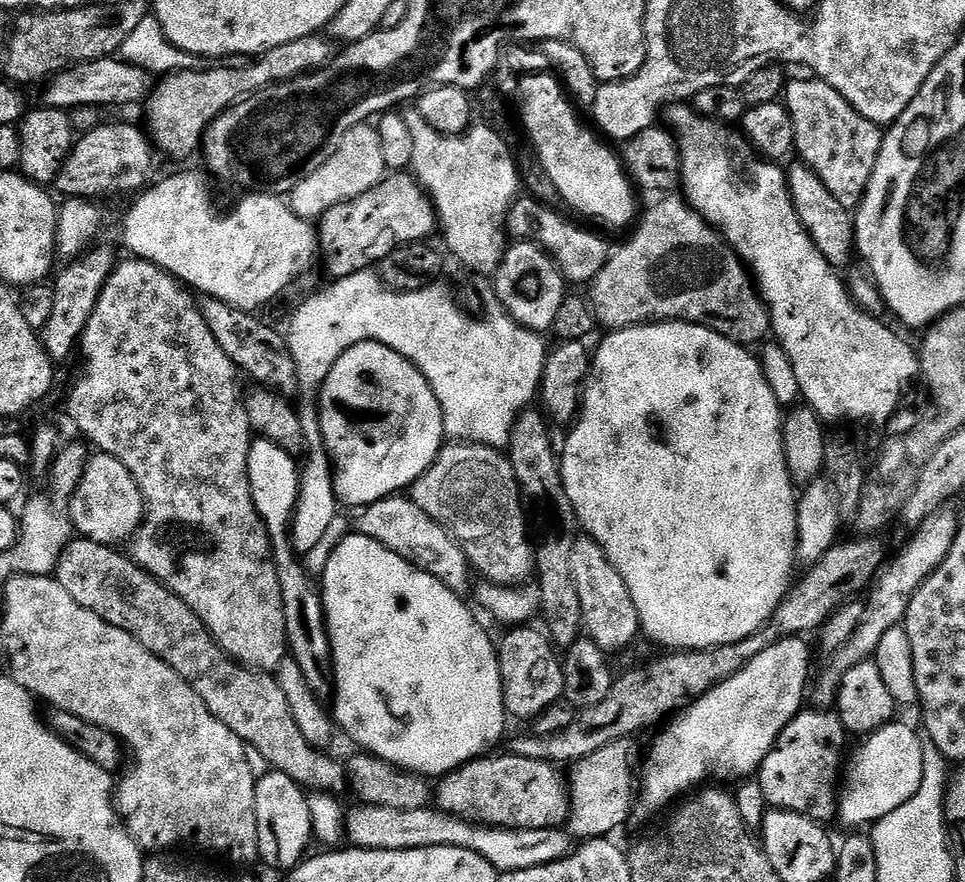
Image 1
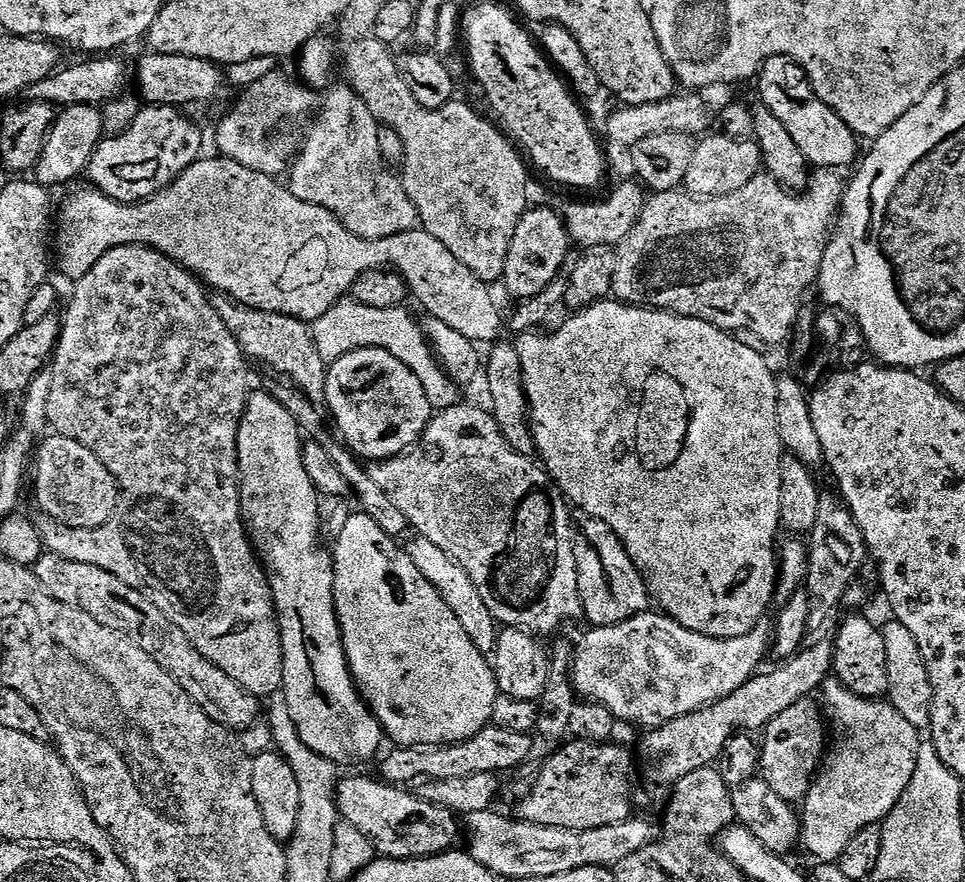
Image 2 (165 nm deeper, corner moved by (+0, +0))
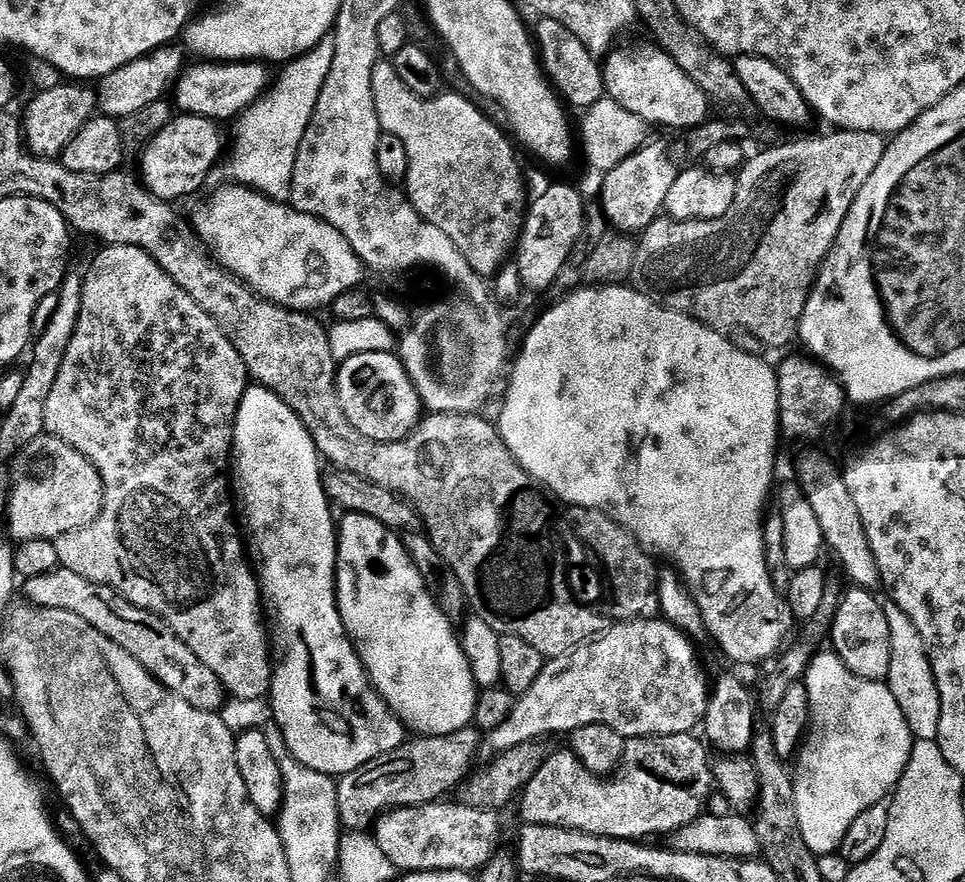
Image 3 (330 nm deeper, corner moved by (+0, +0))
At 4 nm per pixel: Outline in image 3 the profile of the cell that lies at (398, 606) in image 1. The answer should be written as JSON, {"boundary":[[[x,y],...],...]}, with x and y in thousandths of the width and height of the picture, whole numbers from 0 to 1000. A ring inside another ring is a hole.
{"boundary":[[[362,580],[356,591],[350,594],[350,616],[348,619],[348,686],[352,689],[352,700],[356,706],[358,714],[361,715],[361,722],[365,726],[365,731],[369,734],[369,739],[377,753],[381,768],[385,770],[385,777],[390,779],[390,785],[402,798],[402,803],[419,822],[420,827],[429,828],[428,831],[435,834],[456,834],[470,832],[473,829],[479,829],[486,824],[492,814],[492,800],[495,788],[495,781],[491,773],[491,764],[487,760],[487,751],[479,737],[477,726],[469,706],[456,693],[456,688],[450,683],[450,678],[444,672],[444,667],[436,662],[424,634],[423,625],[419,621],[419,613],[413,607],[404,605],[399,594],[392,592],[382,585],[376,585],[370,580]],[[411,608],[411,609],[410,609]],[[394,621],[400,625],[394,630]],[[394,630],[394,639],[390,634]]]}

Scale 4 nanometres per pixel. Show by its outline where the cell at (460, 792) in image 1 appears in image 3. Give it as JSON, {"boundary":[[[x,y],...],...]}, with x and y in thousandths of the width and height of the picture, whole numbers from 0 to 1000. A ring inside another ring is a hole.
{"boundary":[[[698,832],[697,834],[656,834],[648,838],[647,841],[647,862],[642,866],[640,874],[634,883],[627,887],[623,881],[617,880],[611,873],[607,873],[607,868],[603,868],[603,864],[591,850],[584,853],[573,851],[568,858],[568,863],[558,873],[558,878],[553,878],[553,882],[549,882],[546,897],[551,898],[551,905],[547,906],[545,916],[547,918],[545,925],[541,927],[543,934],[561,934],[562,937],[578,937],[579,939],[590,939],[591,941],[599,941],[607,946],[616,946],[617,948],[631,948],[637,952],[657,952],[660,955],[670,954],[670,948],[689,948],[695,949],[705,939],[709,939],[712,934],[719,933],[734,915],[734,901],[740,898],[740,885],[738,882],[738,862],[728,838],[720,839],[722,836],[717,832]]]}

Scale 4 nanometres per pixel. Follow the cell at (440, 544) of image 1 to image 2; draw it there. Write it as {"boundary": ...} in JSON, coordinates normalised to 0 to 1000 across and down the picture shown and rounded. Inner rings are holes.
{"boundary":[[[438,610],[430,611],[421,617],[421,625],[429,637],[429,642],[437,651],[437,655],[441,655],[441,660],[446,660],[446,664],[450,664],[454,669],[454,673],[460,679],[462,687],[466,687],[466,692],[470,692],[470,701],[475,701],[475,705],[479,705],[479,714],[483,714],[487,728],[491,728],[491,732],[497,739],[509,741],[514,735],[516,709],[508,696],[508,692],[504,692],[504,683],[499,683],[498,675],[491,667],[491,660],[487,660],[487,651],[483,651],[483,646],[479,646],[479,642],[475,642],[475,637],[470,637],[458,624],[454,624],[454,619],[450,619],[450,615]]]}

